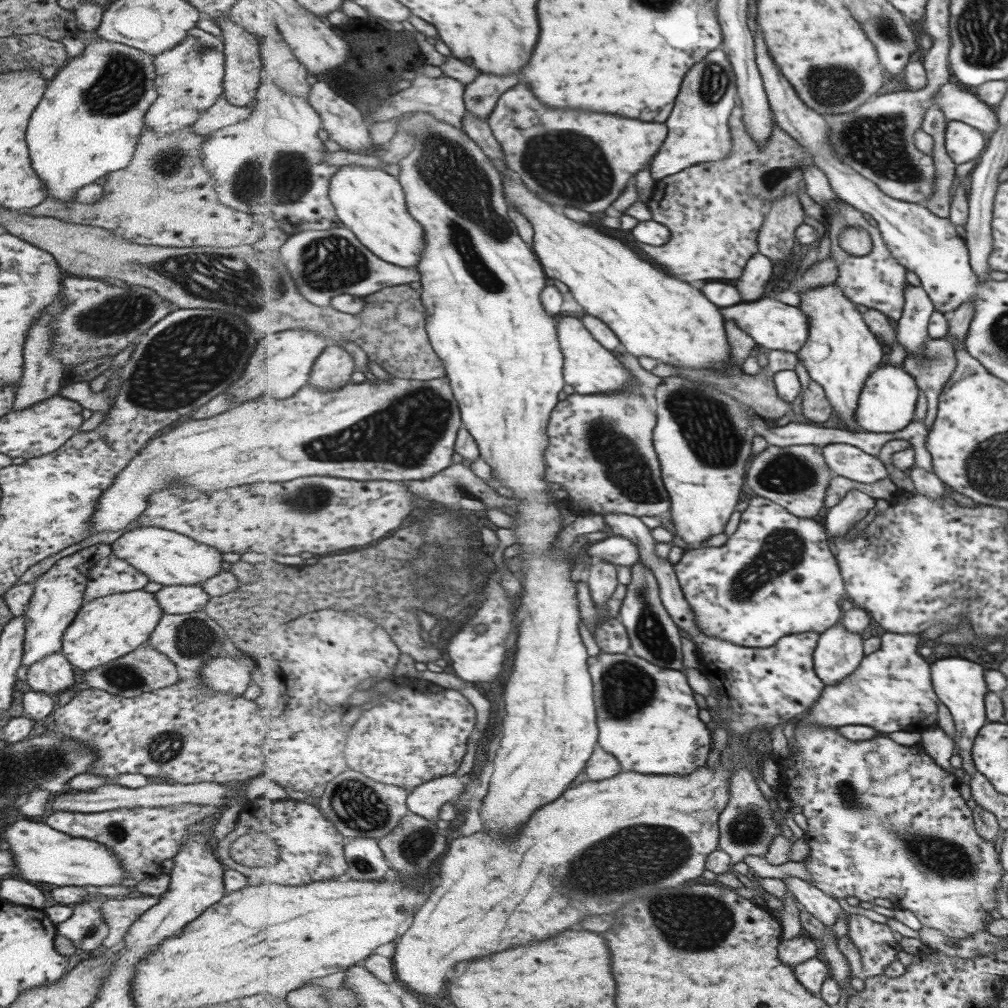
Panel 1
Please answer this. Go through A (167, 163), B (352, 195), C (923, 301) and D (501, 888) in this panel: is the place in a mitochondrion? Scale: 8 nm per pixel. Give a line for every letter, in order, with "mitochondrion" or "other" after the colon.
A: mitochondrion
B: other
C: other
D: other

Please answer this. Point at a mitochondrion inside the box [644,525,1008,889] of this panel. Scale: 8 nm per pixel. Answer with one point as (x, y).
(937, 856)

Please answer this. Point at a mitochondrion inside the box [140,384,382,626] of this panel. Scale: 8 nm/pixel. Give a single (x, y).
(311, 498)

